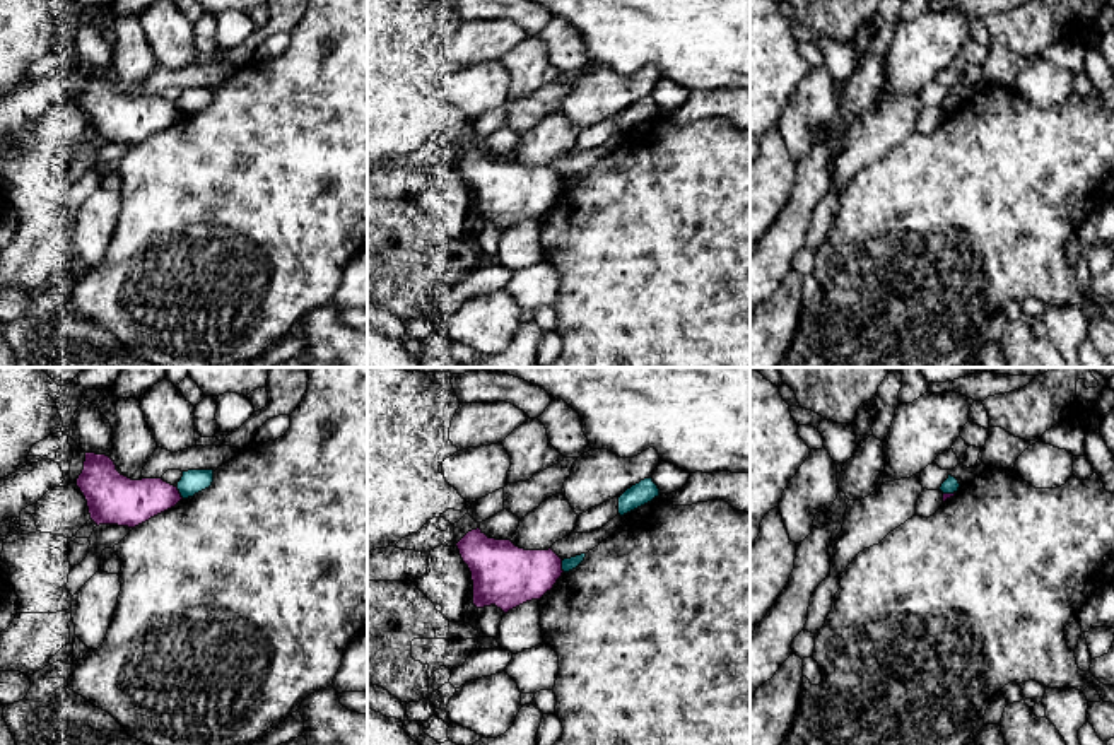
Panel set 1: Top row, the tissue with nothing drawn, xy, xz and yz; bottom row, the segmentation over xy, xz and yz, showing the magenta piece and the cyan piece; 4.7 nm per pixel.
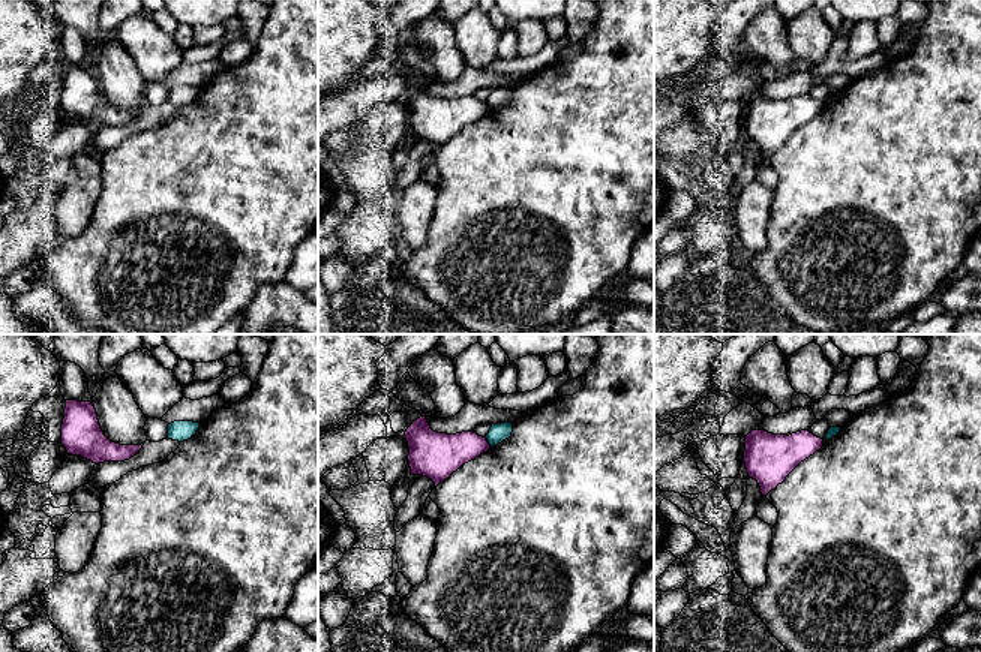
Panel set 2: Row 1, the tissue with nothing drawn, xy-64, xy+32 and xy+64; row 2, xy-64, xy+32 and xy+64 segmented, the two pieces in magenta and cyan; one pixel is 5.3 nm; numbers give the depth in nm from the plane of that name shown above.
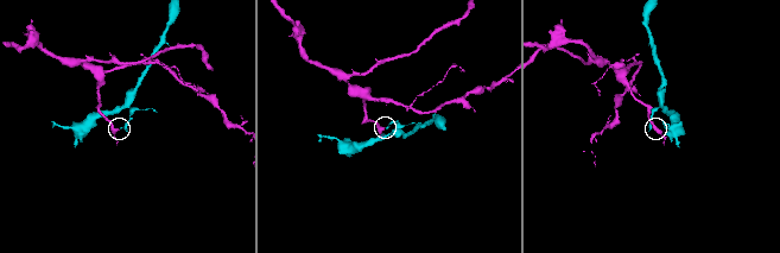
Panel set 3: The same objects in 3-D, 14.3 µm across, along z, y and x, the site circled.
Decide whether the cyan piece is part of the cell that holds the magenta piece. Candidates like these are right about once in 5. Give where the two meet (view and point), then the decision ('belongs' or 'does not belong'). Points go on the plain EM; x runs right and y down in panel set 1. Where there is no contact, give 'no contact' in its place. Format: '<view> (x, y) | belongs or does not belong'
xy (178, 110) | does not belong

